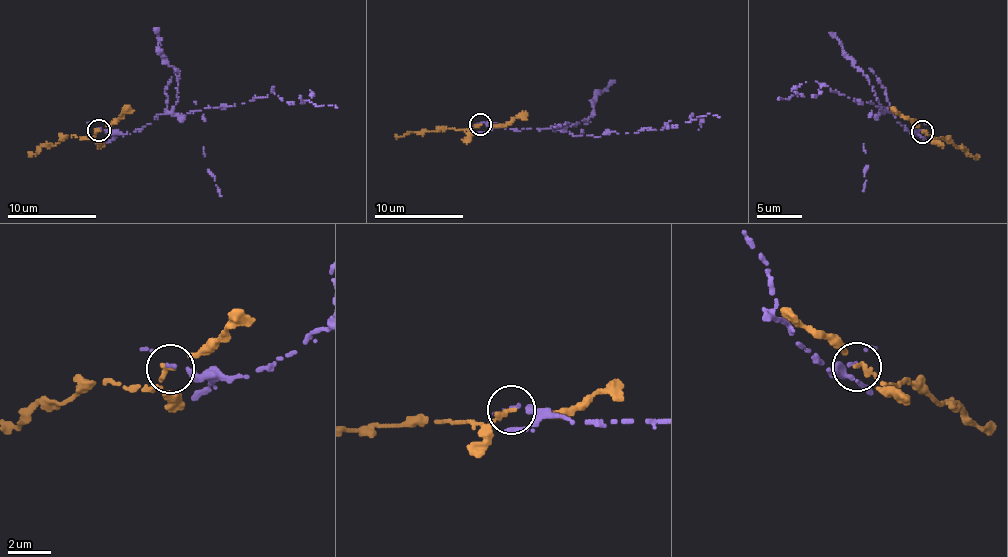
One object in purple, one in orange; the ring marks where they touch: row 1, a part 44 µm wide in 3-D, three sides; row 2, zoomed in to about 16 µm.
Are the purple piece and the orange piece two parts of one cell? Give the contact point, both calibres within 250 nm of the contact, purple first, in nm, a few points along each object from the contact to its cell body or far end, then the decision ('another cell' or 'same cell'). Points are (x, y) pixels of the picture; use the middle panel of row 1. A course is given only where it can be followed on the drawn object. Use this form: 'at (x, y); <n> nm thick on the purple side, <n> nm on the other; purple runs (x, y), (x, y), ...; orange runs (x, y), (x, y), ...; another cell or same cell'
at (480, 124); 140 nm thick on the purple side, 280 nm on the other; purple runs (480, 122), (516, 131), (566, 129), (574, 136), (594, 137), (661, 130), (708, 113), (719, 117); orange runs (479, 125), (466, 129), (440, 129), (395, 137); another cell

